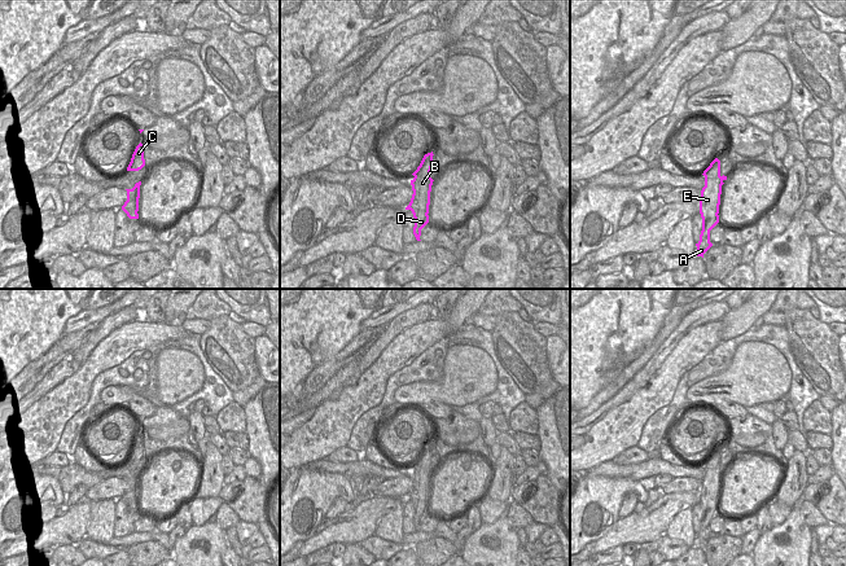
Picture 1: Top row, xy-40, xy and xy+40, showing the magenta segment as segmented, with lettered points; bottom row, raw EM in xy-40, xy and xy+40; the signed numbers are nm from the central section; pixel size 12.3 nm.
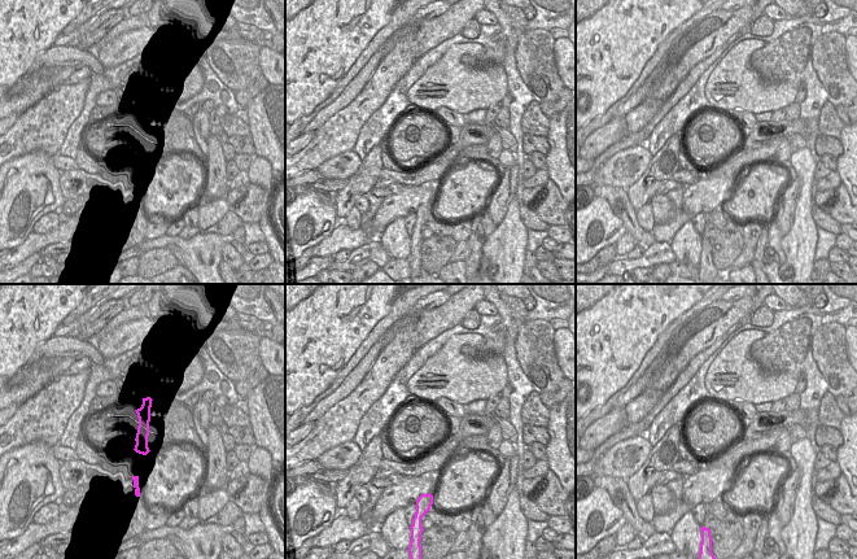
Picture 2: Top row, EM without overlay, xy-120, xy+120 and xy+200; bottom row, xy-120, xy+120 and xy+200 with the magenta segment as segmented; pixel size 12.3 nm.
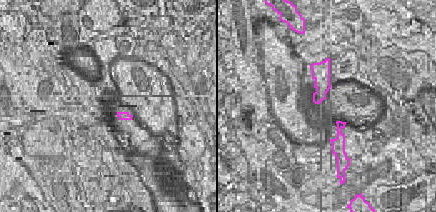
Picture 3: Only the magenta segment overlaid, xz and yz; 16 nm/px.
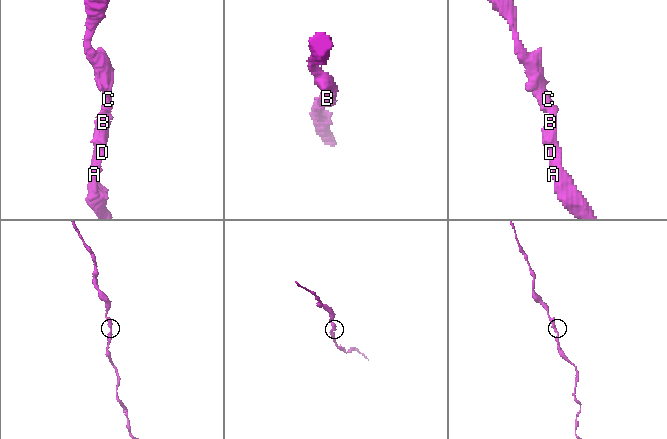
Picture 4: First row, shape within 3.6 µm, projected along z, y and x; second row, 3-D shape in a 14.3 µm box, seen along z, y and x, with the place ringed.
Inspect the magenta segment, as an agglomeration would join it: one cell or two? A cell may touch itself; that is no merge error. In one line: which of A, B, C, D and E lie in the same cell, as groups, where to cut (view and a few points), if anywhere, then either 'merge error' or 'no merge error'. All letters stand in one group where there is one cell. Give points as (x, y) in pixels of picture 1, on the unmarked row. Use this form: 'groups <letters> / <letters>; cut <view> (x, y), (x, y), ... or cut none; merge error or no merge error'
groups A B C D E; cut none; no merge error

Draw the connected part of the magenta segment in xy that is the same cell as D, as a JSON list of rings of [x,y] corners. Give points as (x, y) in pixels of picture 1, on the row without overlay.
[[[433,442],[424,446],[420,456],[412,464],[415,468],[411,470],[412,488],[406,500],[411,500],[415,508],[413,525],[417,531],[421,526],[421,519],[429,513],[429,495],[433,469],[430,461],[433,457]]]

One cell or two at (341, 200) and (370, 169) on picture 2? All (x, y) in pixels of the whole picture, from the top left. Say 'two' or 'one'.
one

